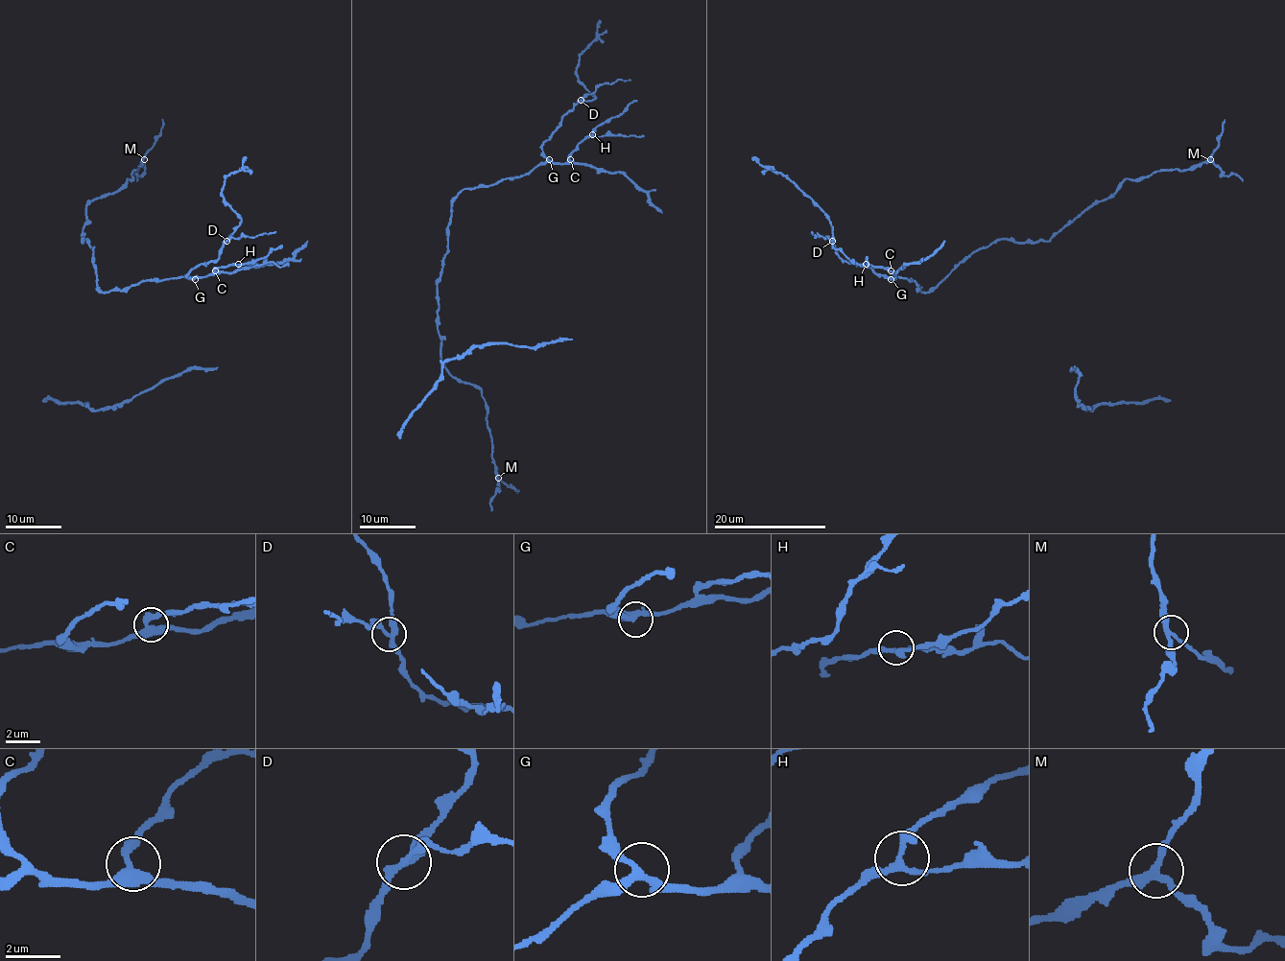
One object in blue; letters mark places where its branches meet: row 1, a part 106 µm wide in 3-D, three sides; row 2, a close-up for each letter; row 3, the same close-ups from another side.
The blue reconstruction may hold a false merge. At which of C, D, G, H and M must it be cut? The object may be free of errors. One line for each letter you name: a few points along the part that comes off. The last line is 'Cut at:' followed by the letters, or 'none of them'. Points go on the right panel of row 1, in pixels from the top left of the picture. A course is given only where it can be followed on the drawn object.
D: foreign part runs (832, 241), (815, 237), (811, 231)
Cut at: D

